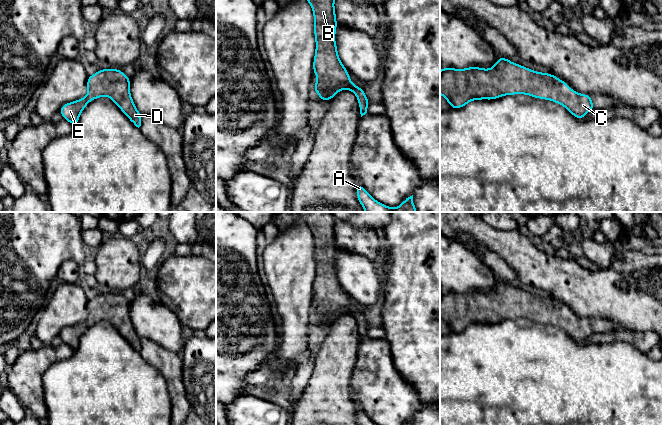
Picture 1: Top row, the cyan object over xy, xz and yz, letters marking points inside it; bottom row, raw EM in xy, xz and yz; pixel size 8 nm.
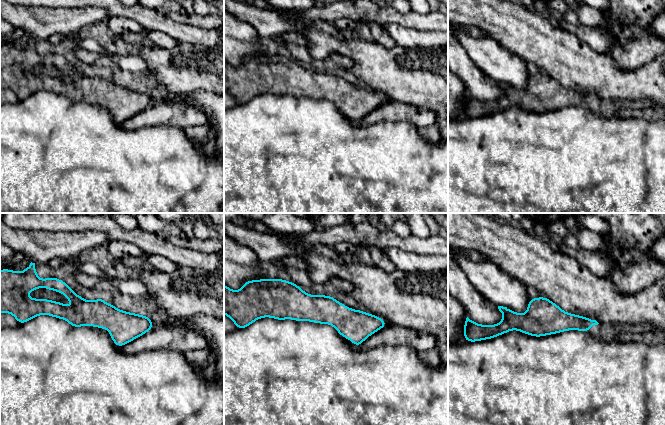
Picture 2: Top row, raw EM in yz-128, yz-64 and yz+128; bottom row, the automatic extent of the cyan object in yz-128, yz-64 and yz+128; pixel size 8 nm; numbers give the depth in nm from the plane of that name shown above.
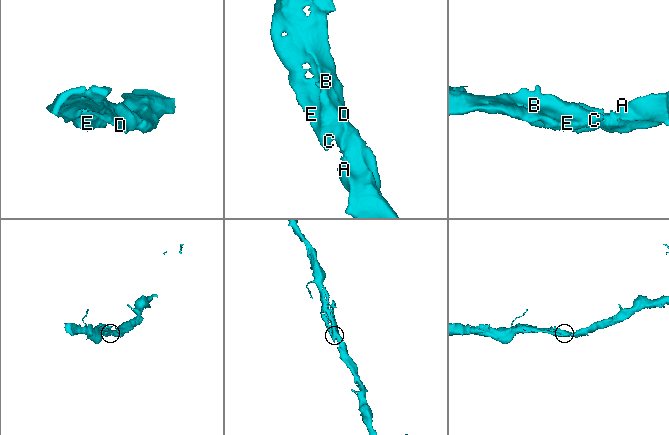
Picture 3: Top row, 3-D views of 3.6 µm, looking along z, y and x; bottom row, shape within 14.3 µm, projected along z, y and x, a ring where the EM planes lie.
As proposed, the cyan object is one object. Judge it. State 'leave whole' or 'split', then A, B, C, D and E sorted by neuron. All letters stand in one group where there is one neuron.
leave whole | A B C D E

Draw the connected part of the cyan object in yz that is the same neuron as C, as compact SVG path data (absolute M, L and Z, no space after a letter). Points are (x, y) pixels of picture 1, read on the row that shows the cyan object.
M500 56L490 69L467 67L465 69L445 68L440 70L440 94L452 109L464 107L472 100L494 100L504 95L525 94L534 98L551 100L564 106L574 117L583 120L587 112L596 107L592 104L592 95L573 91L570 86L551 73L540 73L523 67Z

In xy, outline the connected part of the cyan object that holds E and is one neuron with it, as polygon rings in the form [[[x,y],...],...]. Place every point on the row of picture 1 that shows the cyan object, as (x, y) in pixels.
[[[100,69],[87,78],[88,94],[74,102],[61,106],[59,113],[74,127],[84,108],[92,100],[108,96],[136,126],[141,126],[141,113],[137,110],[130,94],[130,77],[120,69]]]

